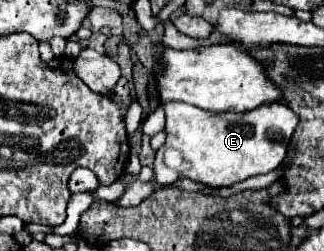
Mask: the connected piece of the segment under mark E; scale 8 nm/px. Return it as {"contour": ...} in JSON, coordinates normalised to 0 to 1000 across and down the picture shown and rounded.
{"contour":[[[556,402],[500,418],[512,450],[512,570],[481,610],[475,705],[463,729],[512,745],[556,705],[586,705],[648,745],[716,745],[765,705],[815,697],[877,649],[920,458],[870,410],[759,450],[667,458]]]}

